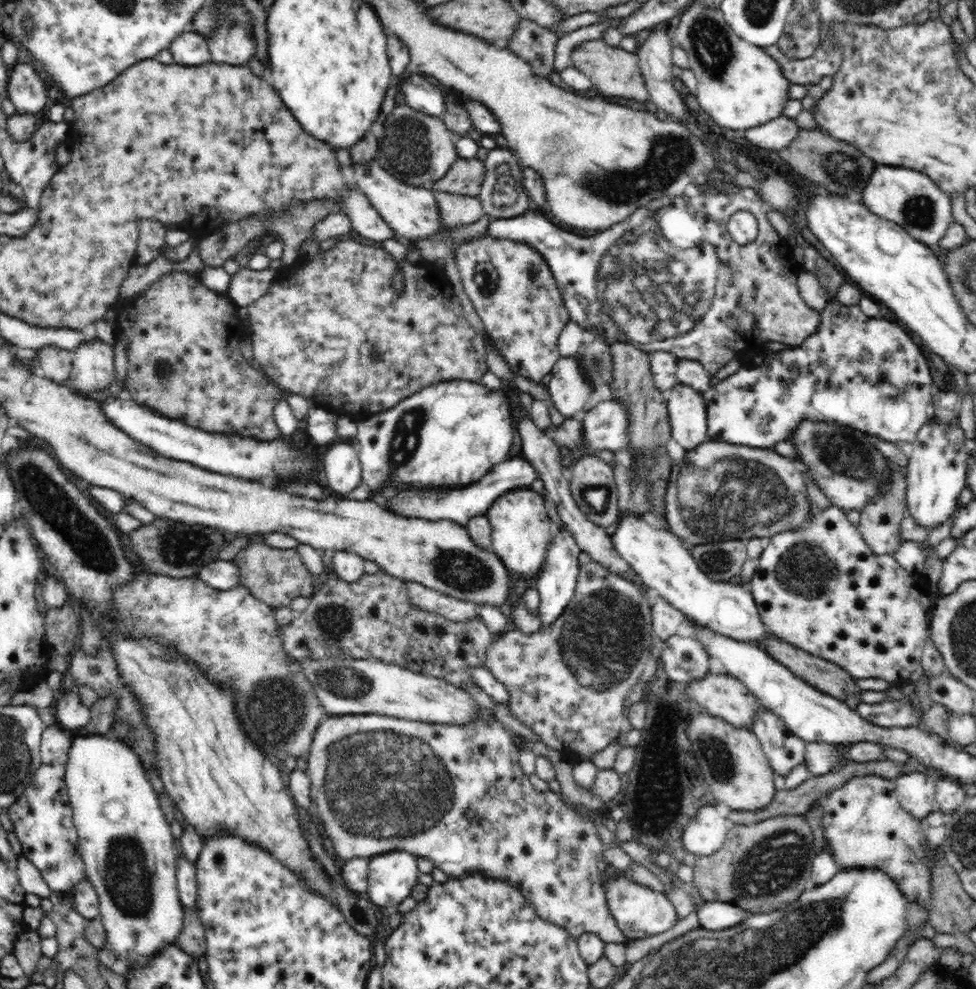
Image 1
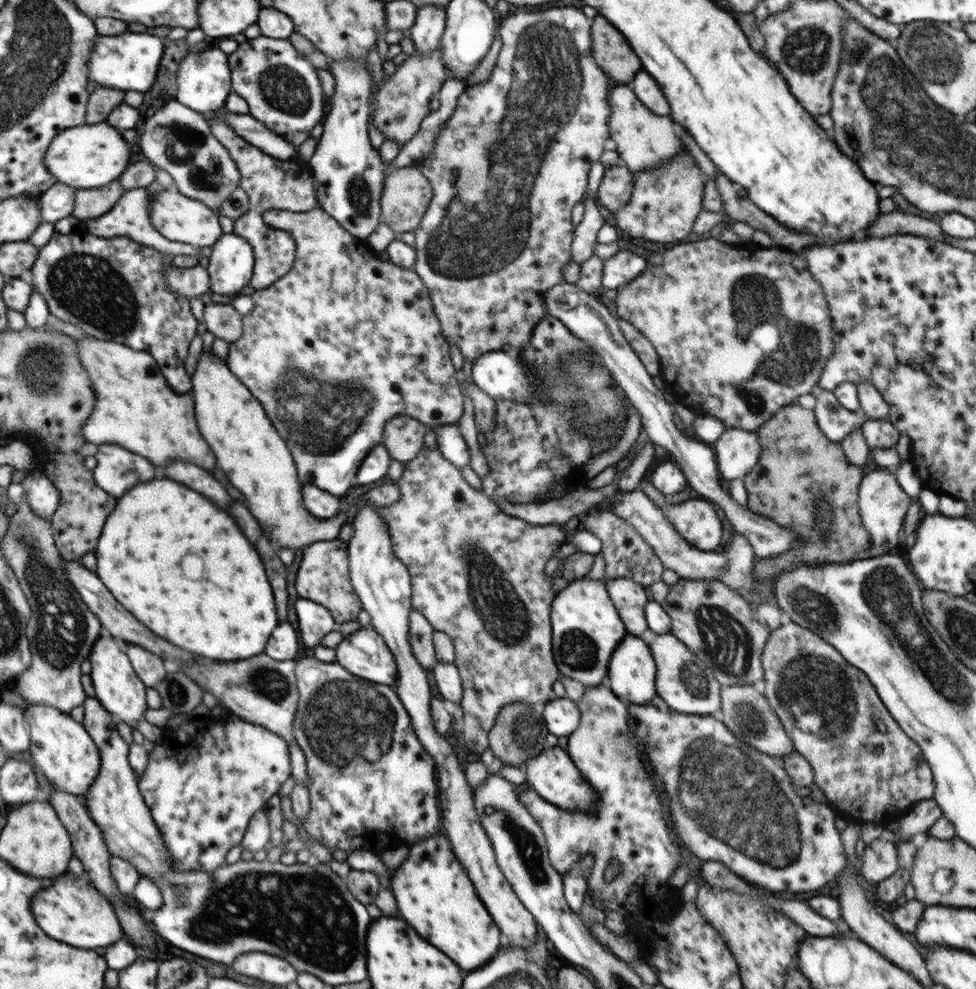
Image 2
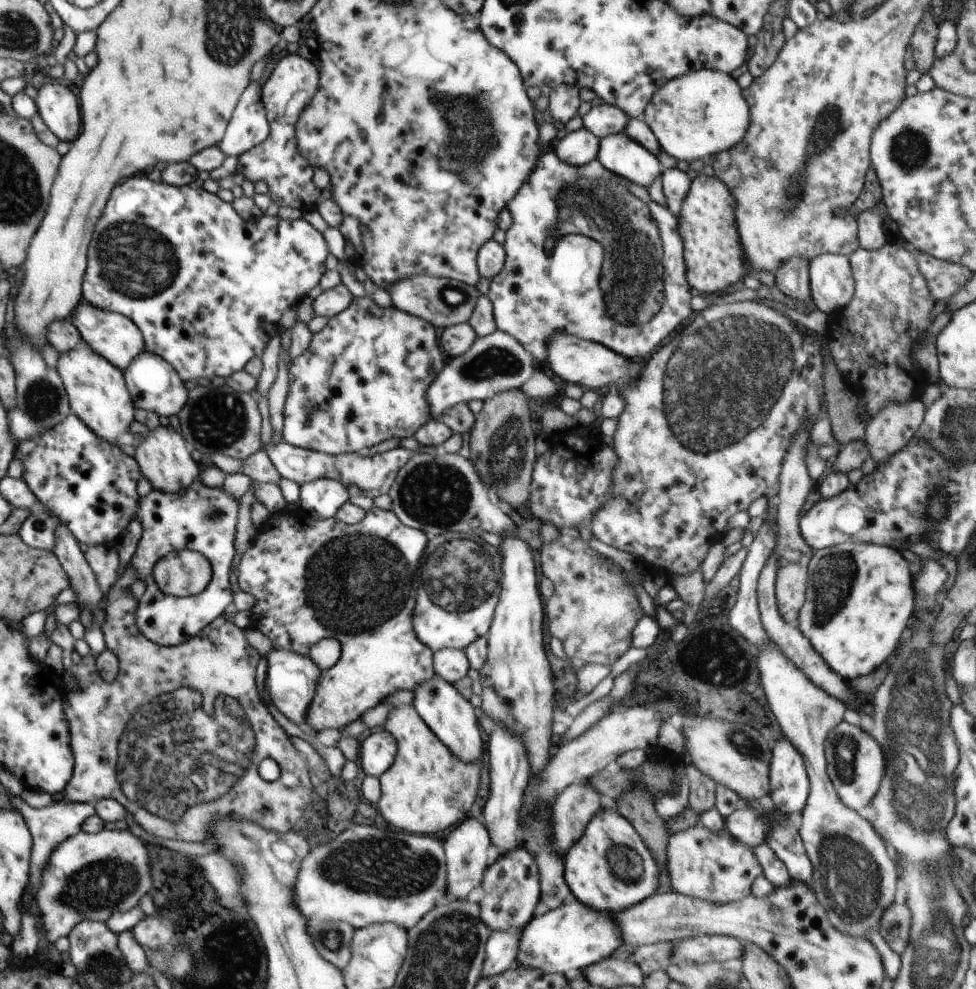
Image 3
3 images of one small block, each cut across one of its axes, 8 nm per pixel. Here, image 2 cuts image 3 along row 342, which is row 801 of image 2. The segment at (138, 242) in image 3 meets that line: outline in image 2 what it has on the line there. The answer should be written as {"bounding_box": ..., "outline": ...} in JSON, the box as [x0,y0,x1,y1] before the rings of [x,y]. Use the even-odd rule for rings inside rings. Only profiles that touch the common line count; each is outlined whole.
{"bounding_box":[138,711,290,872],"outline":[[[227,711],[203,727],[189,721],[178,729],[164,730],[161,742],[154,742],[147,767],[138,776],[139,790],[167,842],[174,870],[210,872],[225,864],[228,850],[242,842],[250,818],[265,808],[269,798],[290,778],[289,744],[264,726],[256,725]]]}

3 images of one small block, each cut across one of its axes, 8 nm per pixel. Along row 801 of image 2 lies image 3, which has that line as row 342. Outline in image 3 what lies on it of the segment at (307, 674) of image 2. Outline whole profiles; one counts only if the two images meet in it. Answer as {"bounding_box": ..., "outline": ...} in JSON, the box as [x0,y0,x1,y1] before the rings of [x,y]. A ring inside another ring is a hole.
{"bounding_box":[282,296,447,455],"outline":[[[366,296],[352,300],[352,304],[346,310],[343,310],[338,316],[333,316],[328,320],[328,324],[322,330],[312,335],[307,354],[298,356],[292,360],[288,366],[289,391],[284,404],[284,422],[282,426],[283,440],[295,447],[310,449],[313,451],[323,452],[329,455],[340,455],[356,453],[362,448],[370,448],[390,438],[410,438],[414,437],[416,431],[424,426],[432,416],[430,416],[430,406],[426,400],[426,392],[430,384],[436,380],[439,372],[446,366],[447,357],[441,350],[436,336],[436,329],[433,324],[426,322],[424,319],[392,306],[381,308],[374,300]]]}

